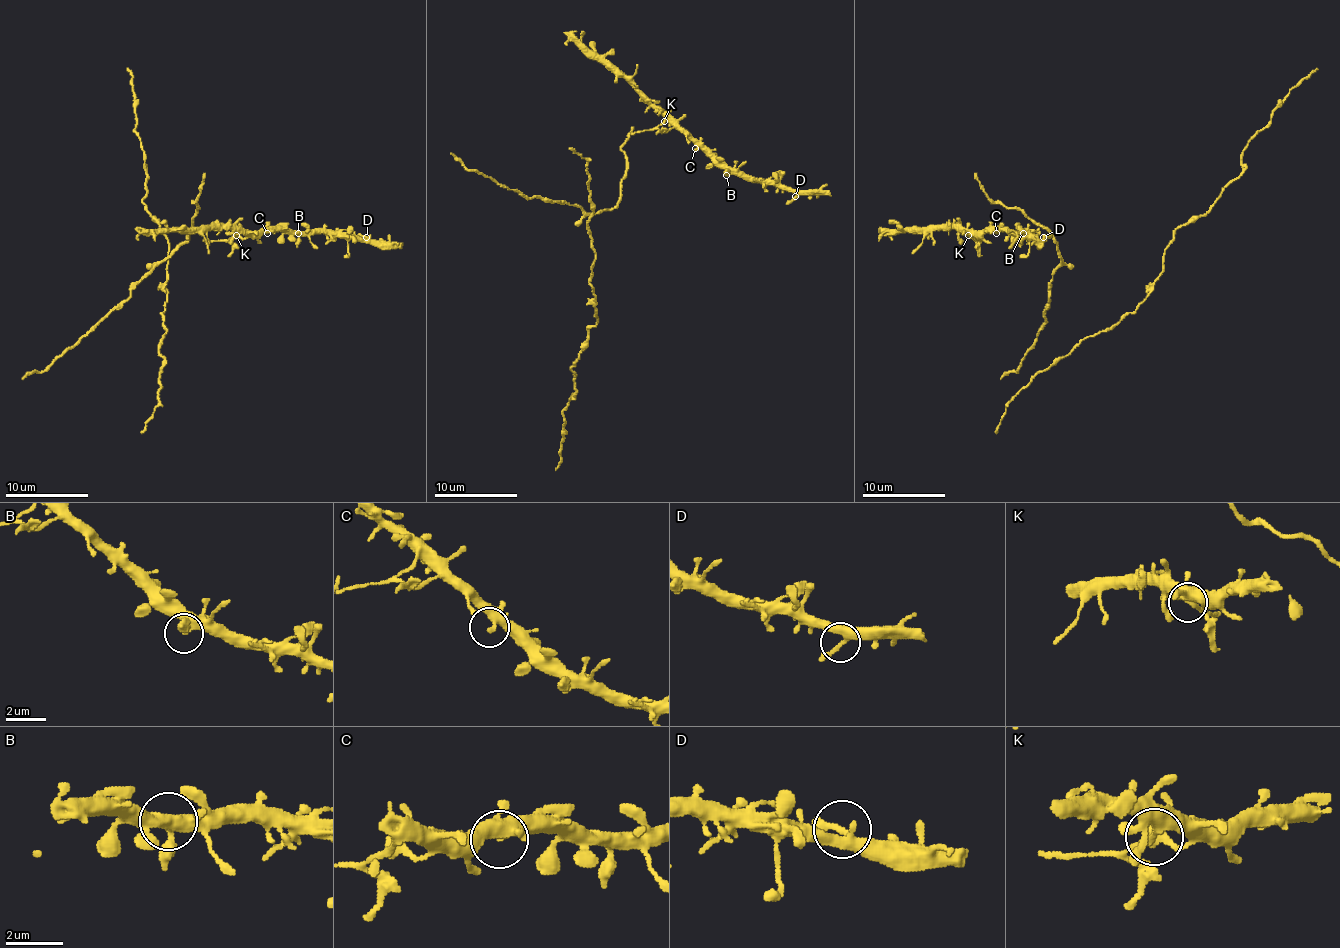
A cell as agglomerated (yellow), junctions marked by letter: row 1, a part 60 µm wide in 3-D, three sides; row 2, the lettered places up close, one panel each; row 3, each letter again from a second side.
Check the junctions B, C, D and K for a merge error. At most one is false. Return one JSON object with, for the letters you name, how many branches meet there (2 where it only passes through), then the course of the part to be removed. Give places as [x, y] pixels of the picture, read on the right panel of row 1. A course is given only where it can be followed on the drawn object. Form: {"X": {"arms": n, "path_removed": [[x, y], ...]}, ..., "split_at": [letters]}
{"K": {"arms": 3, "path_removed": [[969, 235], [977, 241], [981, 239]]}, "split_at": ["K"]}

